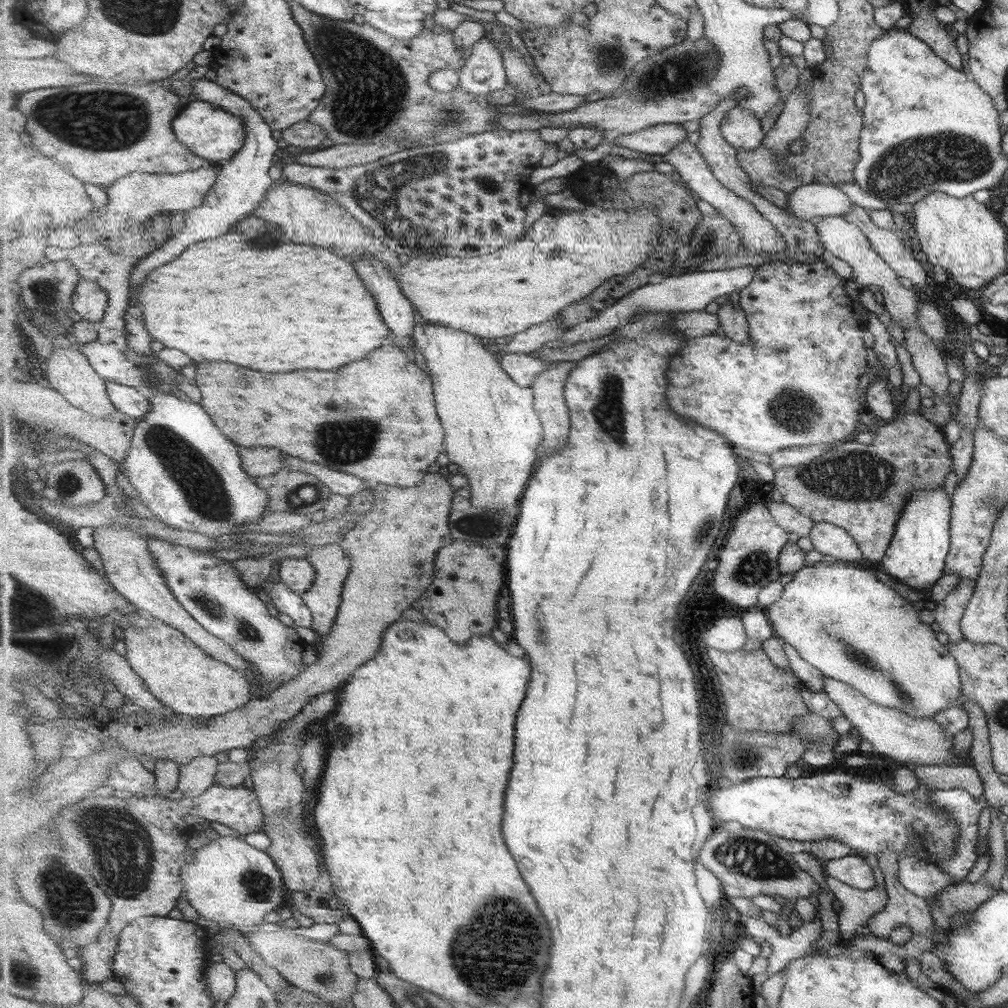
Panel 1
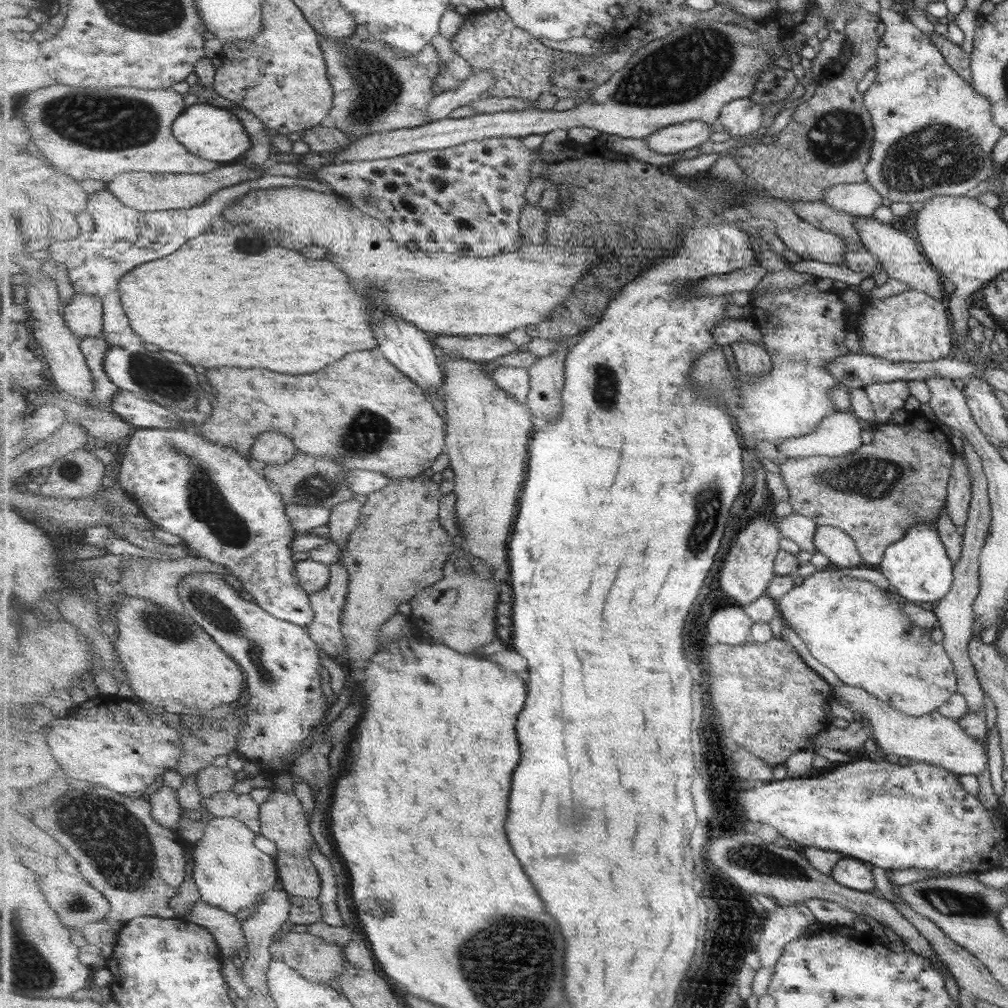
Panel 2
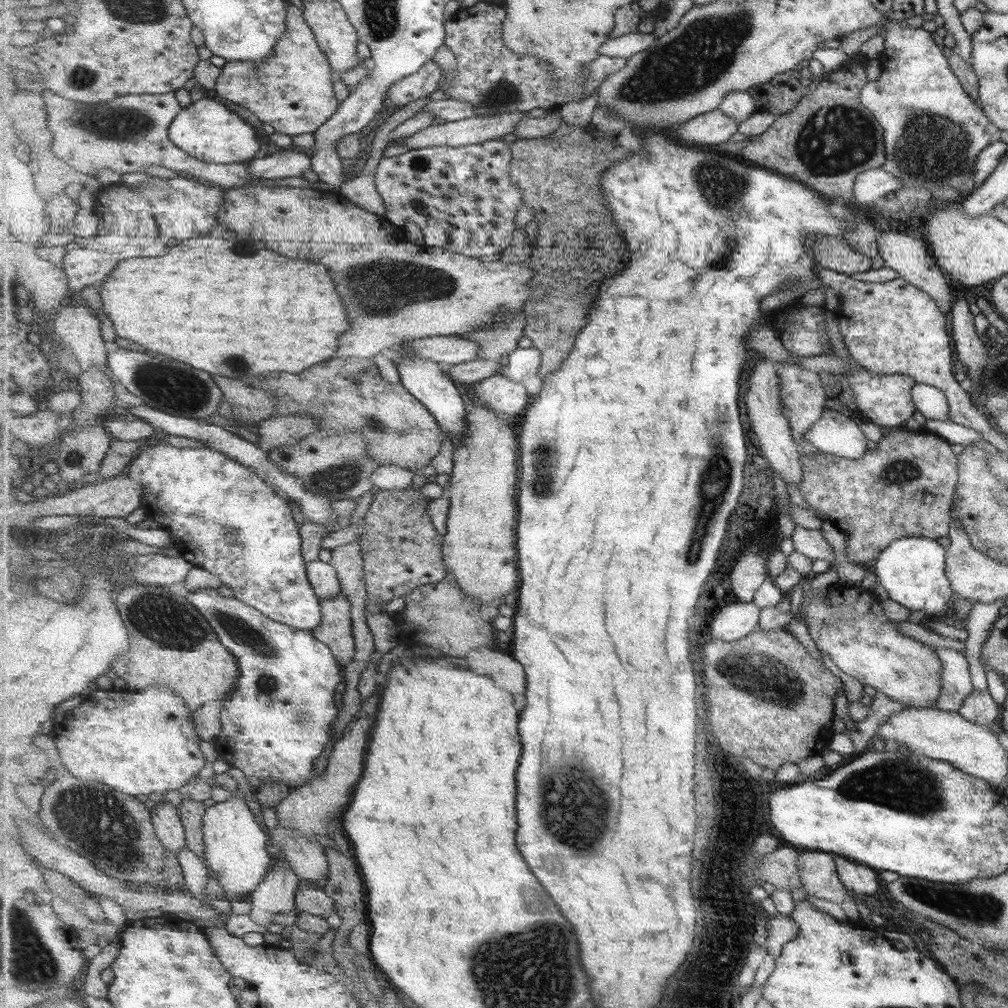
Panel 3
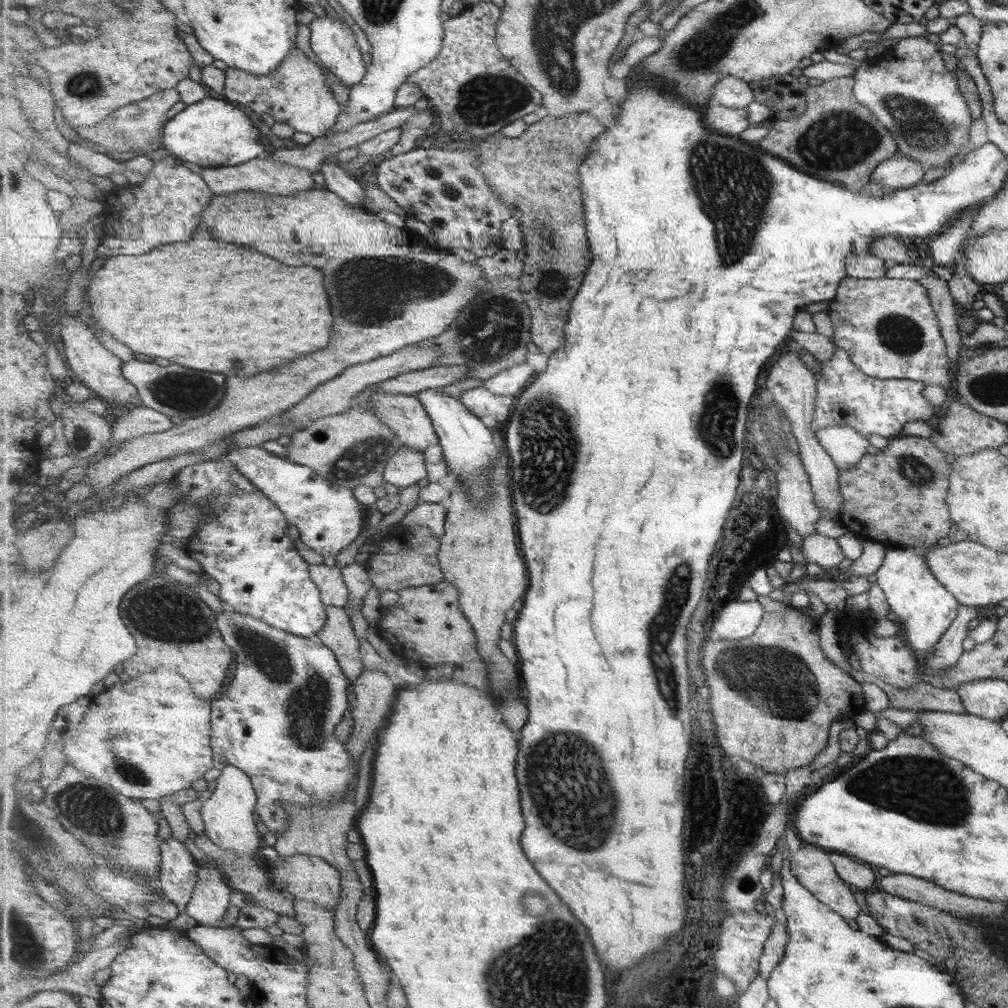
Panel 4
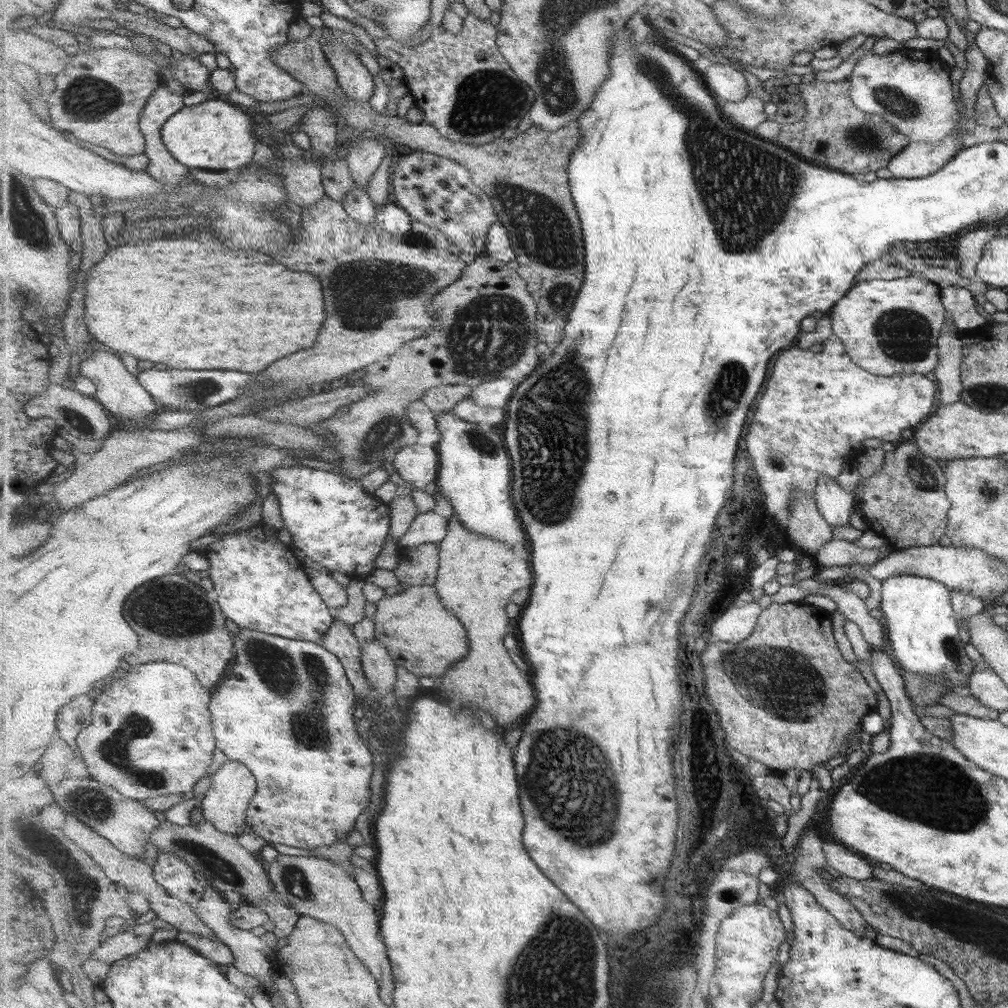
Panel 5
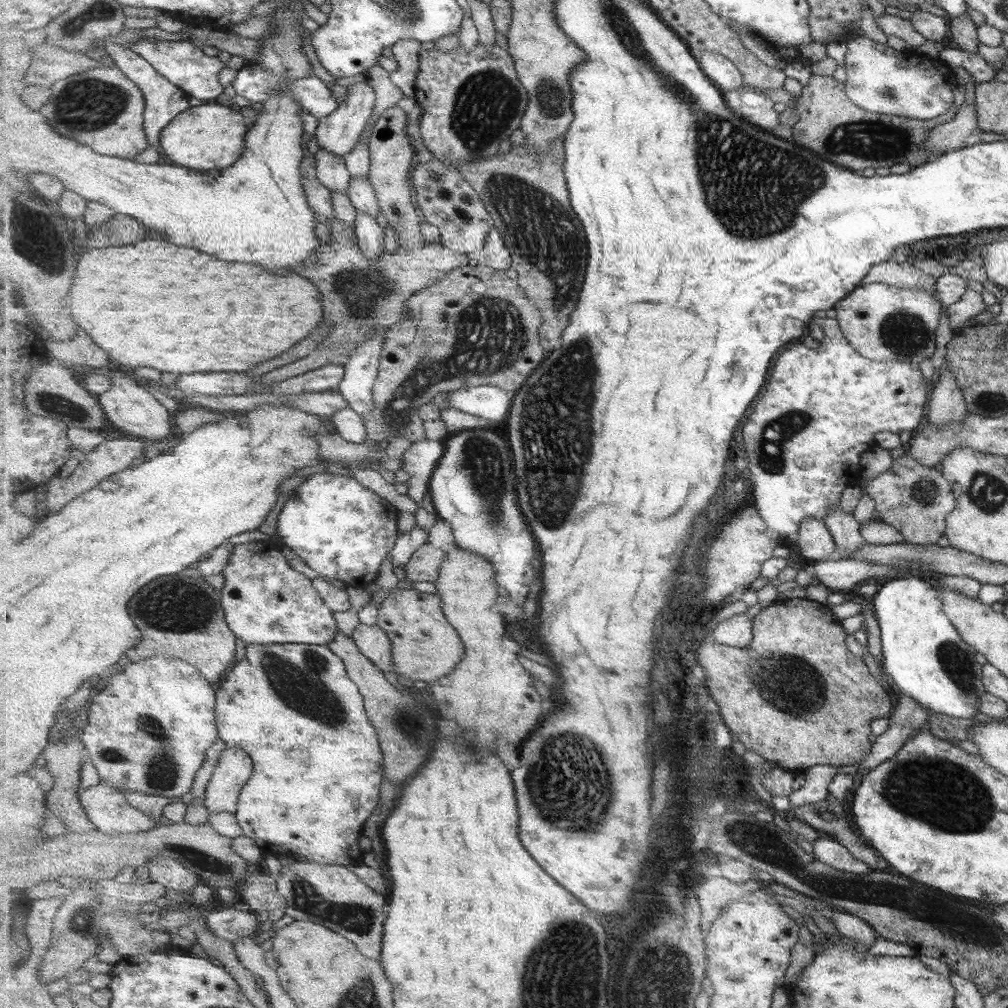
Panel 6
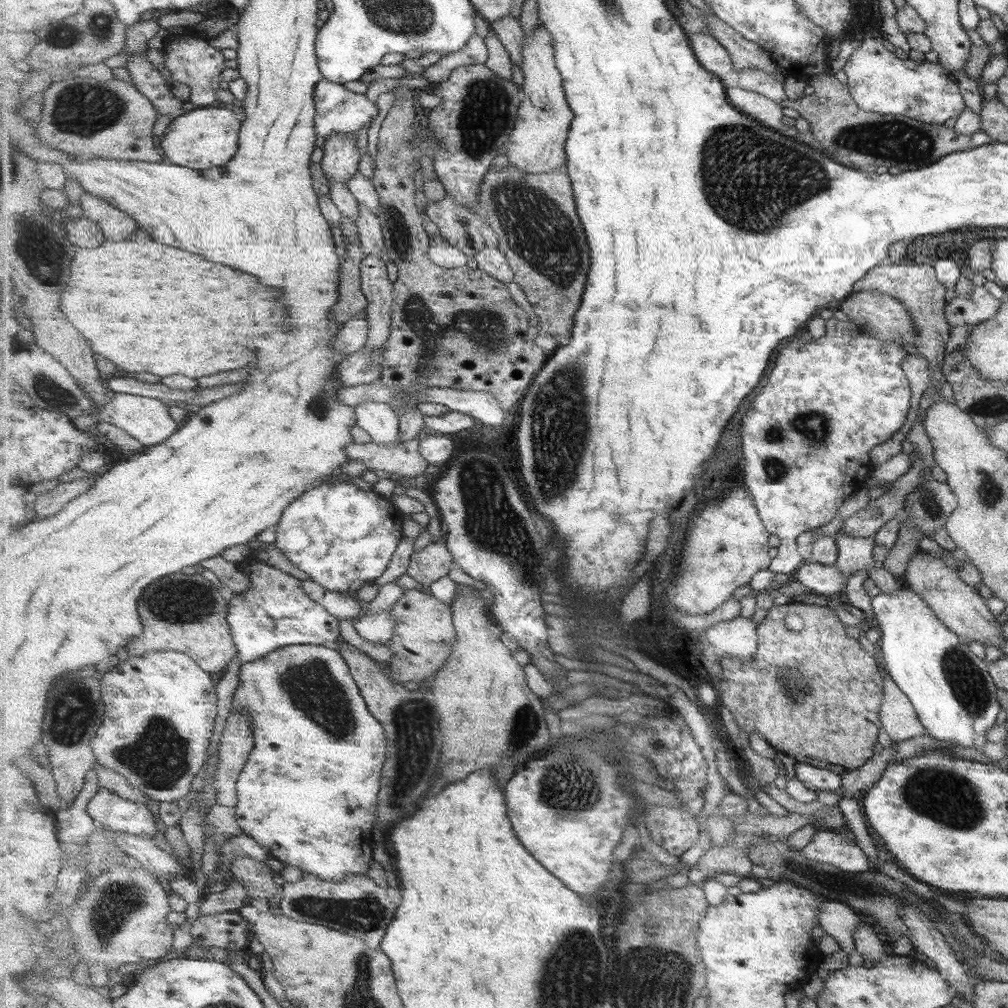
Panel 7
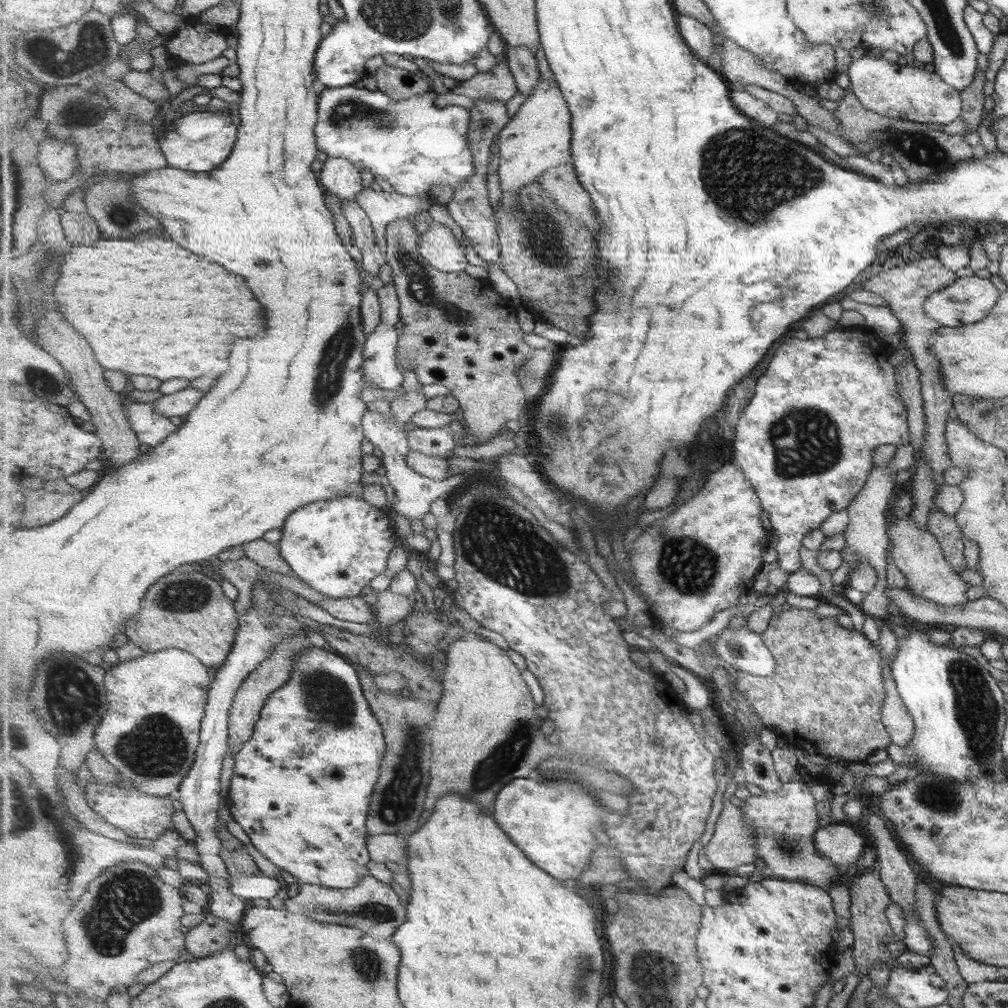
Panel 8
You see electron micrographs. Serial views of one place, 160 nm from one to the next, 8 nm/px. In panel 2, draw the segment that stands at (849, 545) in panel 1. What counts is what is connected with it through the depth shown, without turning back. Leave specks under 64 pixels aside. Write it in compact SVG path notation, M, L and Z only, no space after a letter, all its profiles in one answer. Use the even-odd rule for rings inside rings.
M816 525L813 538L816 552L828 558L837 570L862 566L862 558L855 548L853 540L833 526Z

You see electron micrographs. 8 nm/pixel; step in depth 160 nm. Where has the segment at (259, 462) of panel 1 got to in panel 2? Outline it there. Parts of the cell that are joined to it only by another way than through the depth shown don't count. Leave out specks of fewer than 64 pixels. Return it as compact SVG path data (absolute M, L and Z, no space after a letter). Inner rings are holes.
M278 430L264 432L253 445L250 458L266 465L287 464L297 456L298 448L291 438Z

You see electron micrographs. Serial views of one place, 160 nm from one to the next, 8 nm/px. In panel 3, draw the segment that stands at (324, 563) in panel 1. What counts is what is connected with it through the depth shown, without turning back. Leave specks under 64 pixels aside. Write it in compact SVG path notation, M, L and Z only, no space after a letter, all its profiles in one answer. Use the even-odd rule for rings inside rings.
M341 591L336 597L320 599L323 620L312 633L336 655L342 667L356 657L356 638L352 621L352 602Z

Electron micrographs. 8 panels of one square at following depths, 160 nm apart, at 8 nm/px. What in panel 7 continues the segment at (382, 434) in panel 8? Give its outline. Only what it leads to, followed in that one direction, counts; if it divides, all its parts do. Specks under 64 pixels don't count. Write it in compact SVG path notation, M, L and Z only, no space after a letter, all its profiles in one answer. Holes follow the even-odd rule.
M367 401L354 409L356 423L372 436L373 442L387 446L401 443L401 418L389 403Z

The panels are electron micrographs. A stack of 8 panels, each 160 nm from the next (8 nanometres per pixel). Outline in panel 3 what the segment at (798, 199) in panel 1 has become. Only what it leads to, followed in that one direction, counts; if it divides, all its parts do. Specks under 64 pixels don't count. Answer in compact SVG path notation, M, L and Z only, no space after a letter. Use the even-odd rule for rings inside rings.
M881 167L866 170L855 178L852 184L851 204L859 208L875 209L885 194L902 188L899 178L887 174Z

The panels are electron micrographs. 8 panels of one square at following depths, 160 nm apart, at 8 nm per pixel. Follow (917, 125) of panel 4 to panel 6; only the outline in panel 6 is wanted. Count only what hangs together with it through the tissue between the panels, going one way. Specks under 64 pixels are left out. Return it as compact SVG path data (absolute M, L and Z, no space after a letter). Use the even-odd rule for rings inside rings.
M861 35L845 40L846 54L843 68L846 72L844 90L855 106L877 114L914 118L927 121L943 114L953 102L953 86L956 83L952 68L938 58L925 55L905 54L887 47Z

